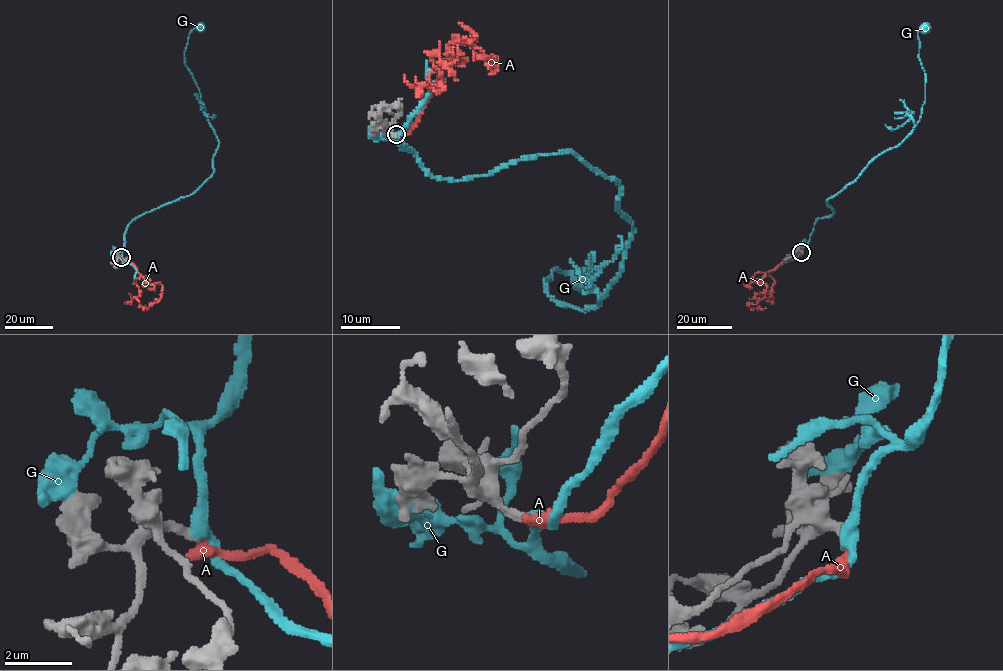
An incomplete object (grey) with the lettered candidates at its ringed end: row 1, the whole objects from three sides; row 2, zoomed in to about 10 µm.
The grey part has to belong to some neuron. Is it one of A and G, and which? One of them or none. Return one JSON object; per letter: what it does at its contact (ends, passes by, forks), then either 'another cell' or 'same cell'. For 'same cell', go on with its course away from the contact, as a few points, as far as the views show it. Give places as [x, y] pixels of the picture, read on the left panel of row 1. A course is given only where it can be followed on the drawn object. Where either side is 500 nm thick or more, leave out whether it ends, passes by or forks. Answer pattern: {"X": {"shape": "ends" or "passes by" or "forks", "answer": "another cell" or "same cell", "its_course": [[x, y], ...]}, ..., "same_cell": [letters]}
{"A": {"shape": "ends", "answer": "another cell"}, "G": {"shape": "passes by", "answer": "another cell"}, "same_cell": []}

